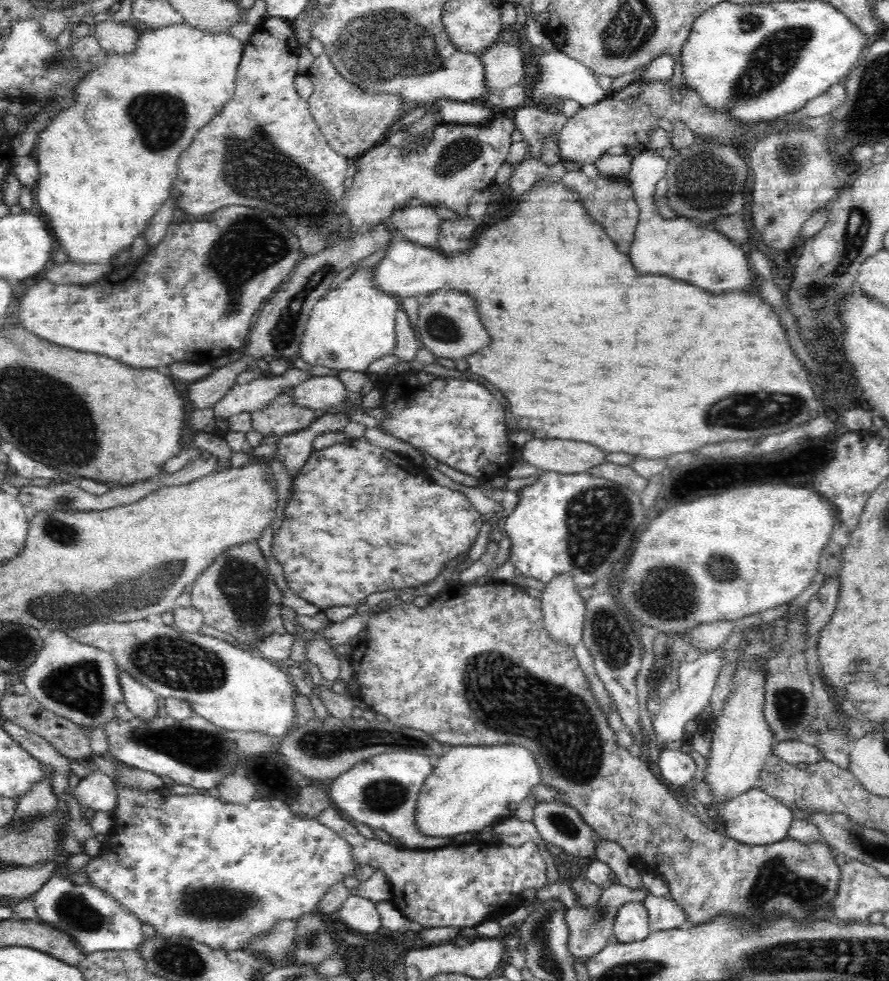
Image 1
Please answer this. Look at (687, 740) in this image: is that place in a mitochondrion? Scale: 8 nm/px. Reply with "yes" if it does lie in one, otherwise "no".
no

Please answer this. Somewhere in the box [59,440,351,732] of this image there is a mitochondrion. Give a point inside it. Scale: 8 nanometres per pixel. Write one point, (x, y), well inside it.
(174, 661)

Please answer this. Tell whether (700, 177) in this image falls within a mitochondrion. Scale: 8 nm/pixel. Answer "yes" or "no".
yes

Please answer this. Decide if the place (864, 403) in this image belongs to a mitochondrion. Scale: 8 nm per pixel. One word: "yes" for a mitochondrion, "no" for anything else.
no

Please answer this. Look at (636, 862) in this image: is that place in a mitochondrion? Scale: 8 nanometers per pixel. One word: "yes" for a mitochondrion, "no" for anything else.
no

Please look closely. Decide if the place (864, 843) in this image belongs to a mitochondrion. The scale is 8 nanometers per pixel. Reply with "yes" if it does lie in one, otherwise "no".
yes

